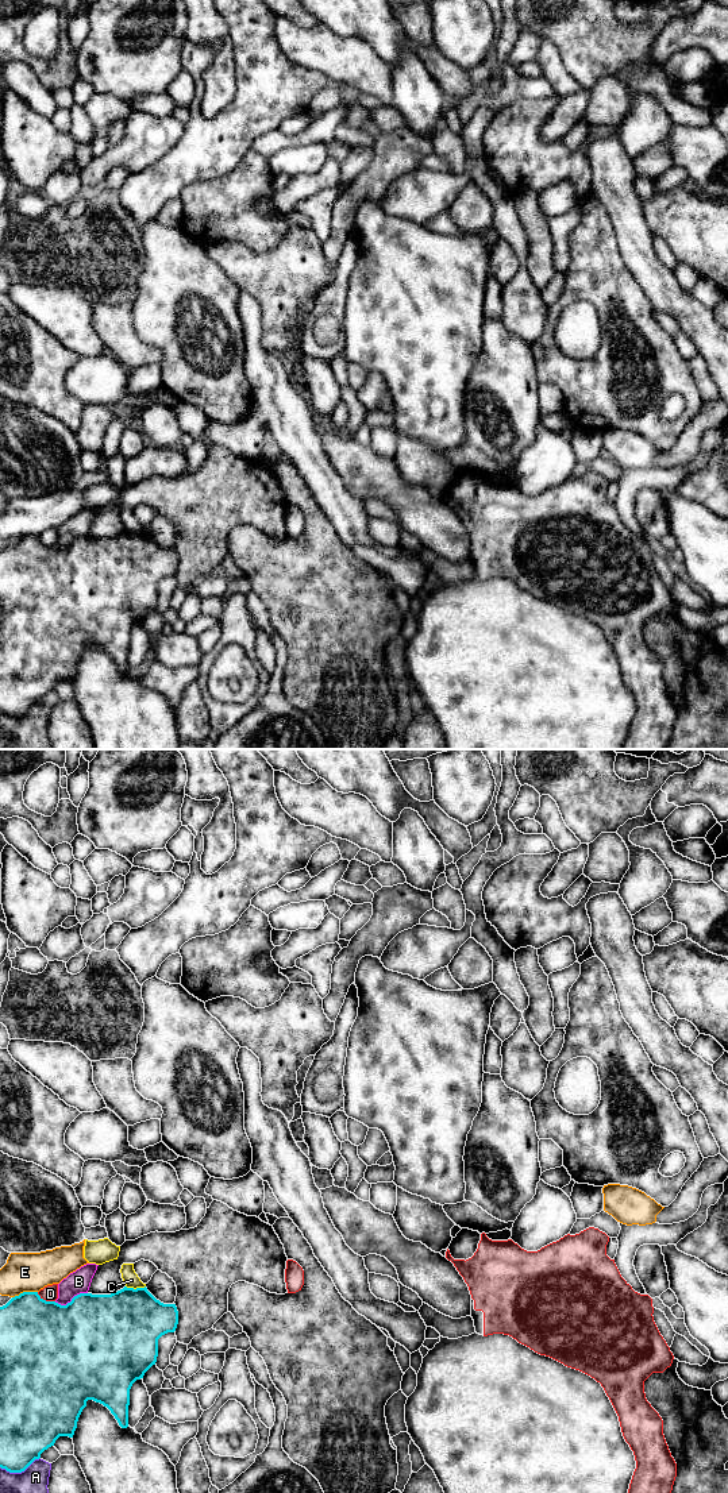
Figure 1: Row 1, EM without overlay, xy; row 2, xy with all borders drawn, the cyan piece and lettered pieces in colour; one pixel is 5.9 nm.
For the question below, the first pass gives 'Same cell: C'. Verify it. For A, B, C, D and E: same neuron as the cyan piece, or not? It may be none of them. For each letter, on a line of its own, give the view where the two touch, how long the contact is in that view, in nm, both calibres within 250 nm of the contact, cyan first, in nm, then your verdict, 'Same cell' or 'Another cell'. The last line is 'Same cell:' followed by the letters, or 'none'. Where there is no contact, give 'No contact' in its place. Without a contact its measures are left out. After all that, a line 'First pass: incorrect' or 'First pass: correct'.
A: Touches cyan in xy. Shared border 240 nm. Thickness 320 nm (cyan) against 300 nm. Another cell
B: Touches cyan in xy. Shared border 200 nm. Thickness 500 nm (cyan) against 140 nm. Another cell
C: Touches cyan in xy. Shared border 120 nm. Thickness 440 nm (cyan) against 90 nm. Another cell
D: Touches cyan in xy. Shared border 130 nm. Thickness 500 nm (cyan) against 100 nm. Another cell
E: Touches cyan in xy. Shared border 160 nm. Thickness 420 nm (cyan) against 240 nm. Another cell
Same cell: none
First pass: incorrect

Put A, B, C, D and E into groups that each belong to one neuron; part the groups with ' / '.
A / B / C / D / E

